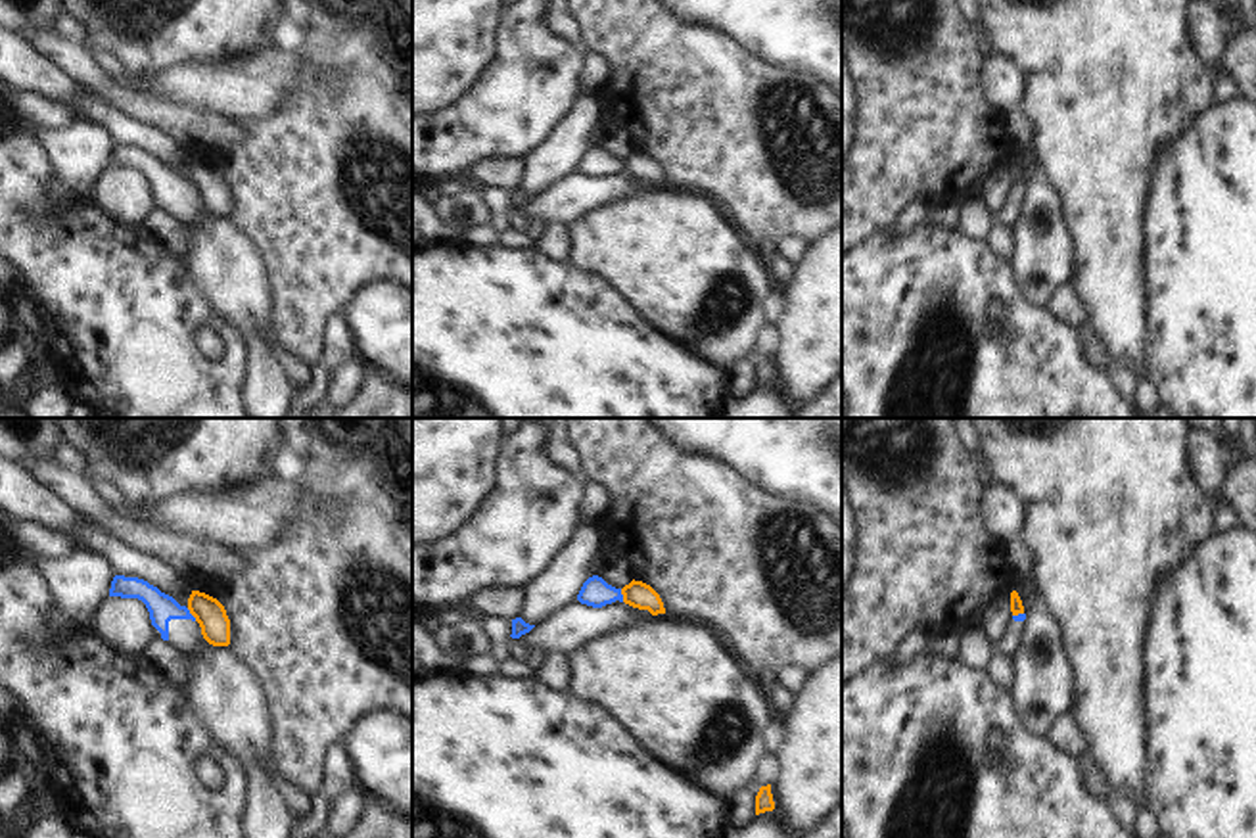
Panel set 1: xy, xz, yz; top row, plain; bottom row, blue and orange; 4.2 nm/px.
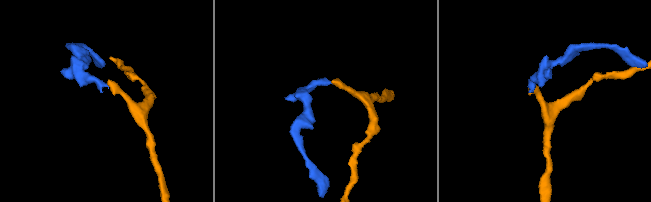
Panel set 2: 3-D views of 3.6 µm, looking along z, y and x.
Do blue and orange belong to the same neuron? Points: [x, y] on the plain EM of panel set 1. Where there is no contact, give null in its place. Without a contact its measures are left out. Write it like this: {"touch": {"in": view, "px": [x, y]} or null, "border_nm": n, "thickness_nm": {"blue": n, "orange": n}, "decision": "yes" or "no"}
{"touch": {"in": "xy", "px": [190, 185]}, "border_nm": 70, "thickness_nm": {"blue": 120, "orange": 130}, "decision": "no"}

